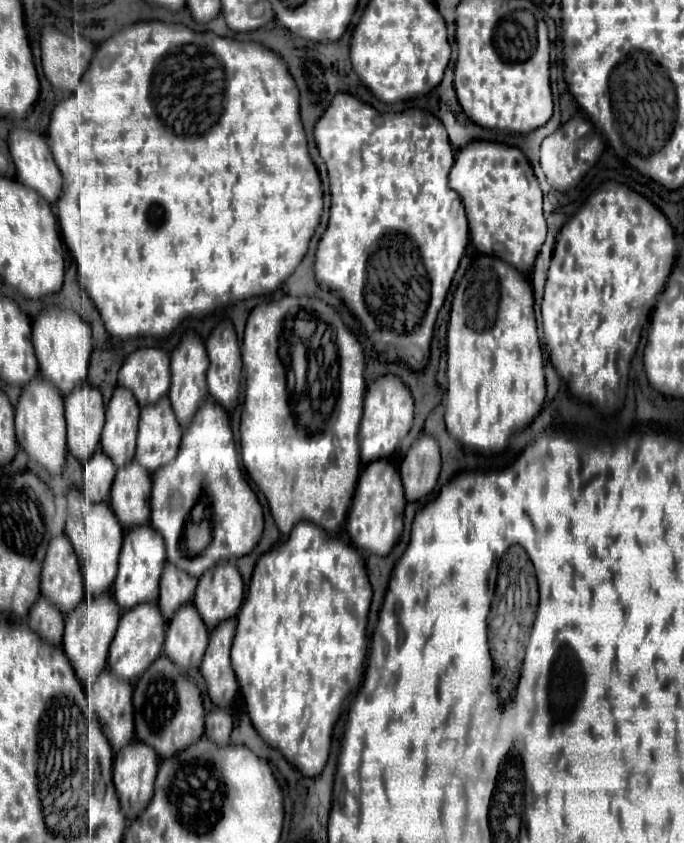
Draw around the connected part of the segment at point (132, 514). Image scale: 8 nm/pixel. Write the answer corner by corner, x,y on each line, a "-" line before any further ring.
136,459
116,471
110,491
110,505
124,529
132,527
132,523
148,523
150,491
152,477
140,463
136,463

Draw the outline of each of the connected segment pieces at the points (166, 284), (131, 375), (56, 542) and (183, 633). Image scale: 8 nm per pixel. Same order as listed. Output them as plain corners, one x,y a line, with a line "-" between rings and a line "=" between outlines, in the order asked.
130,23
96,47
78,89
56,103
48,125
48,145
64,177
56,215
90,299
100,311
106,331
116,339
138,335
170,335
176,325
194,315
204,317
218,307
278,289
298,267
322,215
322,181
308,153
300,119
300,91
282,55
256,41
236,41
210,31
192,31
178,23
=
158,347
130,353
122,363
118,383
134,393
140,407
156,403
170,387
170,355
=
58,535
52,539
52,543
48,545
48,555
44,559
44,567
42,567
42,583
40,583
40,591
44,597
48,597
62,613
68,613
72,607
76,607
76,603
80,603
80,599
84,597
84,579
80,575
80,563
76,559
76,553
72,549
72,543
68,541
66,535
=
192,603
182,605
168,621
164,653
180,667
184,673
192,673
206,651
208,629
200,619
200,613

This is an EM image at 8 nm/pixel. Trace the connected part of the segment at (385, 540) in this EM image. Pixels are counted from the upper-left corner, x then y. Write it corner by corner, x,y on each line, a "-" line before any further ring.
378,459
364,465
356,487
356,495
348,513
348,525
346,525
352,545
360,549
368,549
380,557
388,555
402,533
404,505
406,505
404,487
400,483
400,475
396,467
386,459

